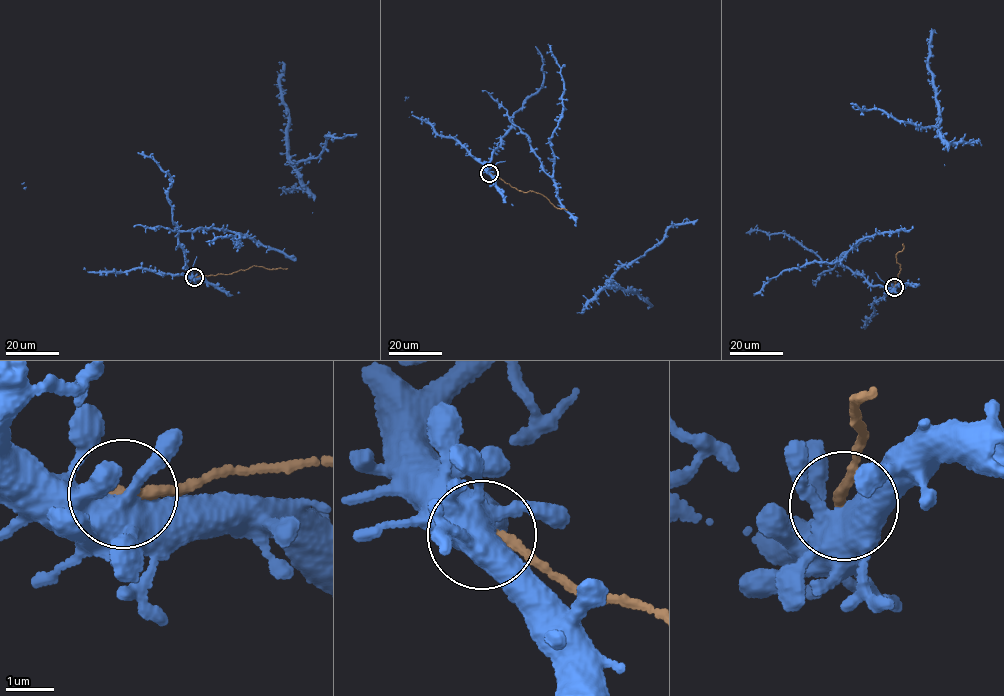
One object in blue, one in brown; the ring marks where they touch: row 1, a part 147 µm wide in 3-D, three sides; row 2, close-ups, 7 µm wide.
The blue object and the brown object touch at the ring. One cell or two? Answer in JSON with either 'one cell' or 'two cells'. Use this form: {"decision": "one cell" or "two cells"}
{"decision": "two cells"}

